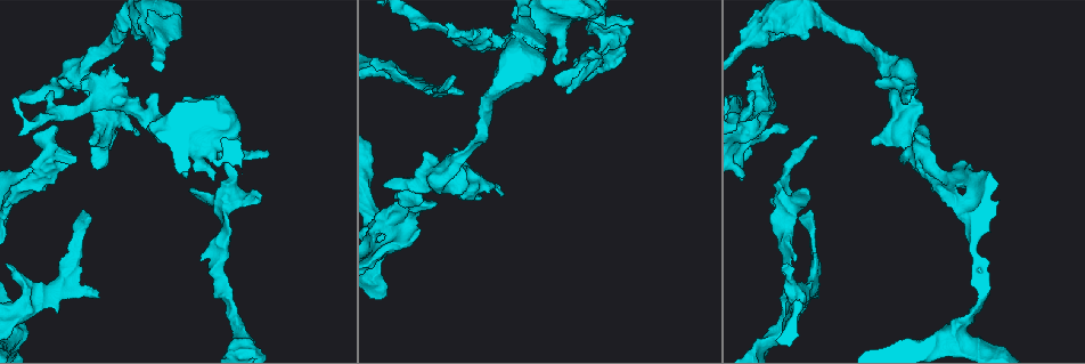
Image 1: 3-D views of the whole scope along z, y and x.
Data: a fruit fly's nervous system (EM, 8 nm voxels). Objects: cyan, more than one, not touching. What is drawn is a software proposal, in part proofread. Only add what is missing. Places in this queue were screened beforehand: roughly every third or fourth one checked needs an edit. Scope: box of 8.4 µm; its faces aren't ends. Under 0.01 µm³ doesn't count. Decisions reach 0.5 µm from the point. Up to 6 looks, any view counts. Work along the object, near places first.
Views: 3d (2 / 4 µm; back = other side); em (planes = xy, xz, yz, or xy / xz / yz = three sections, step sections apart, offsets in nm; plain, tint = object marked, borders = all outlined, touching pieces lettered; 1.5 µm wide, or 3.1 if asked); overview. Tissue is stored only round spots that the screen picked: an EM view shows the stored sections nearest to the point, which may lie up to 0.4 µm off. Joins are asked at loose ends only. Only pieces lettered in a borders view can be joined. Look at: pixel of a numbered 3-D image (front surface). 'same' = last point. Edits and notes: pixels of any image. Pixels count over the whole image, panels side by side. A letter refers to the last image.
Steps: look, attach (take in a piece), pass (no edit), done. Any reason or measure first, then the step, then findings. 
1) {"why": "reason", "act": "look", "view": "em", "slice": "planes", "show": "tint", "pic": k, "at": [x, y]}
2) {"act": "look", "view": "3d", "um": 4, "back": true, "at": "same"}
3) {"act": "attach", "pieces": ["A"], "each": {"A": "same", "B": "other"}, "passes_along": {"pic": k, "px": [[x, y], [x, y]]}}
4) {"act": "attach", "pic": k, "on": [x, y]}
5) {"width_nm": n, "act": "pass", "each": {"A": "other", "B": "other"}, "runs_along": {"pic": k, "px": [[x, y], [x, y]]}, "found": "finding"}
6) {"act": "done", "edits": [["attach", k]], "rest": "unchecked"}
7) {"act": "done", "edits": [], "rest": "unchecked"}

{"why": "branch stops here", "act": "look", "view": "3d", "um": 2, "pic": 1, "at": [469, 193]}

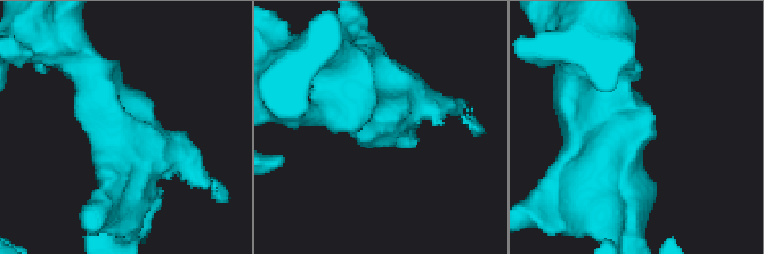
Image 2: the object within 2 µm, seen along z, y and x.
{"act": "look", "view": "em", "slice": "planes", "show": "borders", "pic": 2, "at": [132, 91]}

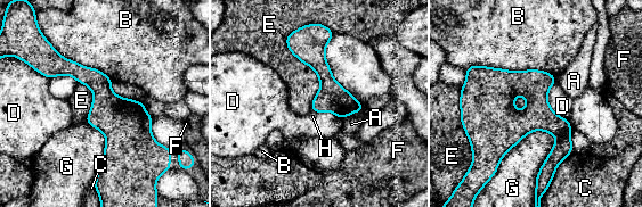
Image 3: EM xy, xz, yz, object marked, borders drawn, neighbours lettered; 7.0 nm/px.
{"width_nm": 220, "act": "pass", "each": {"A": "other", "B": "other", "C": "other", "D": "other", "E": "other", "F": "other", "G": "other", "H": "other"}, "border": {"pic": 3, "px": [[363, 110], [350, 113], [342, 119]]}, "found": "none of them fits"}

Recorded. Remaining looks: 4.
{"why": "an open end", "act": "look", "view": "em", "slice": "xz", "step": 4, "show": "borders", "pic": 1, "at": [83, 211]}

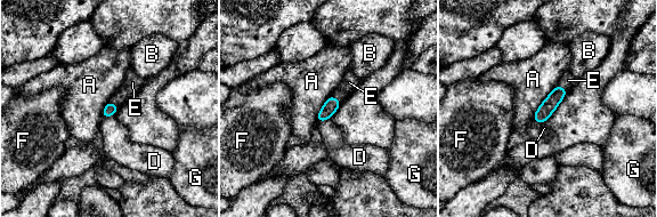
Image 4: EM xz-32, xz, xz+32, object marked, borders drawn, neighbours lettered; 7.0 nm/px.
{"act": "attach", "pic": 4, "on": [568, 80], "each": {"A": "other", "B": "other", "D": "other", "E": "same", "F": "other", "G": "other"}, "passes_along": {"pic": 4, "px": [[549, 105], [562, 87], [568, 80]]}, "found": "the neuron continues"}

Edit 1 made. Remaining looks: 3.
{"why": "free end", "act": "look", "view": "3d", "um": 2, "pic": 1, "at": [567, 69]}

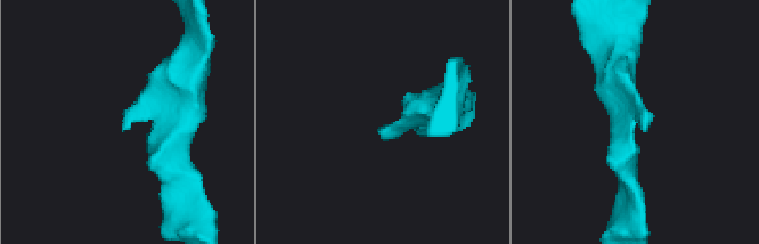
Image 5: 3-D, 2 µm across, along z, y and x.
{"why": "shape alone is not enough", "act": "look", "view": "em", "slice": "xy", "step": 8, "show": "tint", "pic": 5, "at": [644, 126]}

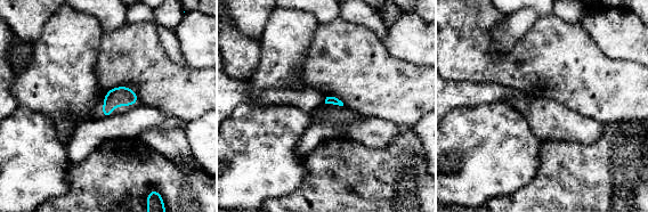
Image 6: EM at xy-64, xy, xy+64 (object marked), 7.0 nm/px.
{"why": "what lies round it", "act": "look", "view": "em", "slice": "xy", "step": 8, "show": "borders", "at": "same"}

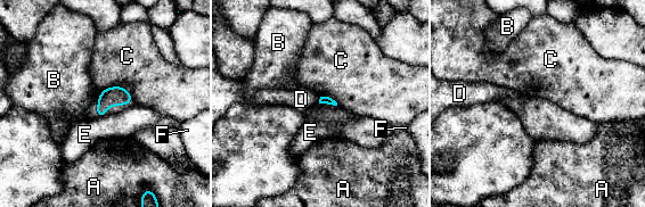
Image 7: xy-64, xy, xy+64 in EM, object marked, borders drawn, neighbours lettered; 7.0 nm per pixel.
{"act": "pass", "each": {"A": "other", "B": "other", "C": "other", "D": "other", "E": "other", "F": "other"}, "border": {"pic": 7, "px": [[103, 90], [97, 97]]}, "found": "none of them fits"}

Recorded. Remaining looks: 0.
{"act": "done", "edits": [["attach", 4]], "rest": "unchecked"}

